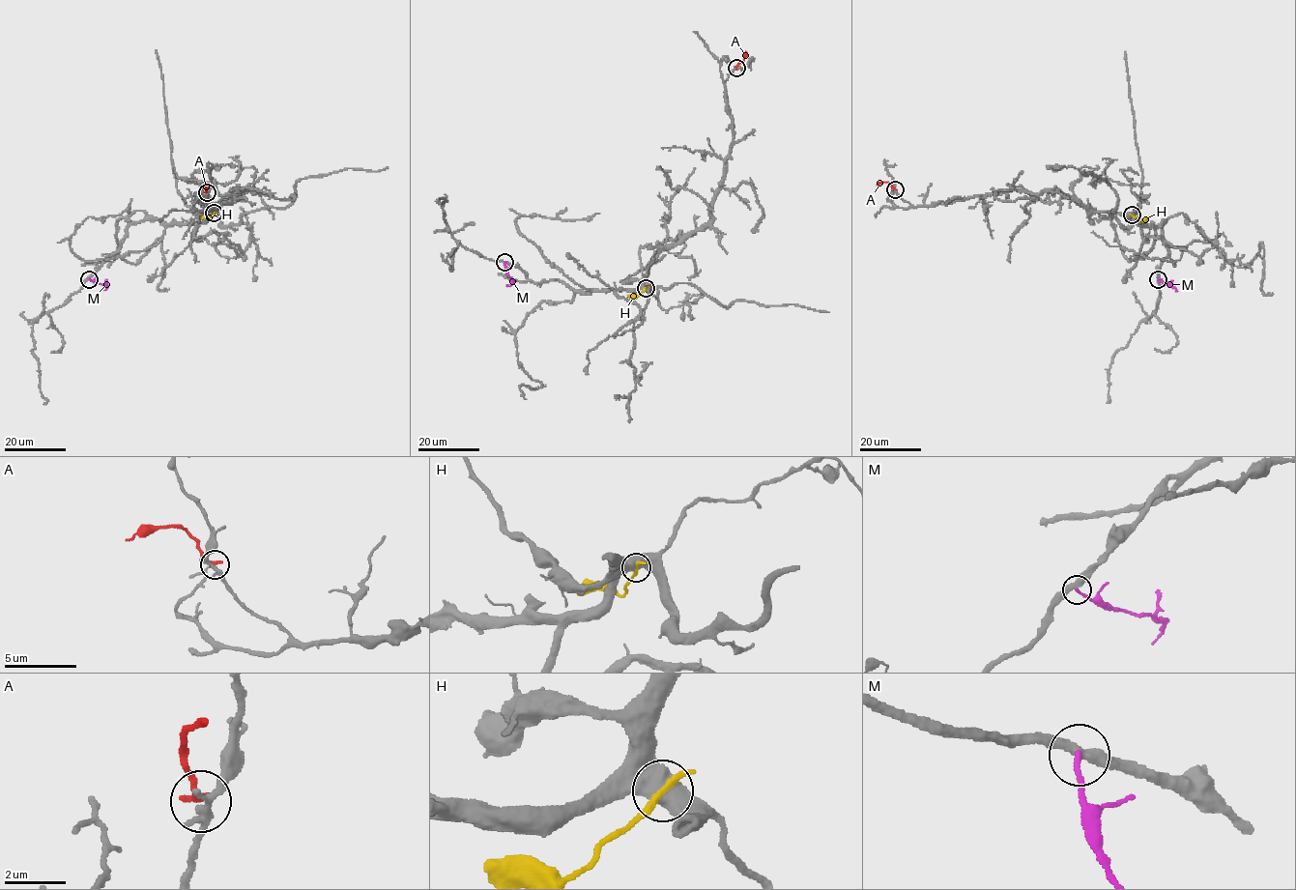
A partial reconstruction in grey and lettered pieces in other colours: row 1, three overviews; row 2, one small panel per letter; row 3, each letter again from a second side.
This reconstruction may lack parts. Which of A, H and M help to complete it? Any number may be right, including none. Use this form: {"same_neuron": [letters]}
{"same_neuron": []}

